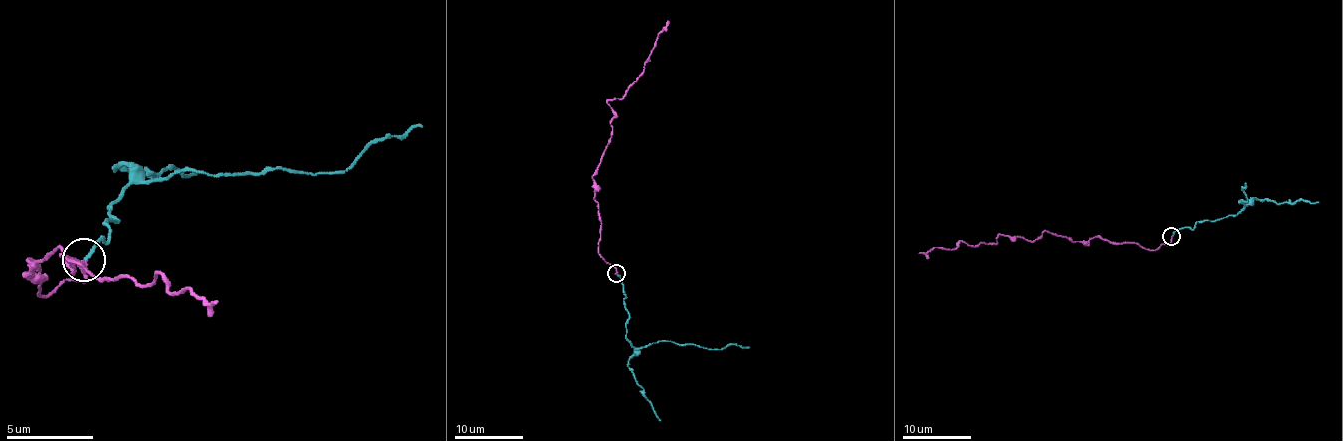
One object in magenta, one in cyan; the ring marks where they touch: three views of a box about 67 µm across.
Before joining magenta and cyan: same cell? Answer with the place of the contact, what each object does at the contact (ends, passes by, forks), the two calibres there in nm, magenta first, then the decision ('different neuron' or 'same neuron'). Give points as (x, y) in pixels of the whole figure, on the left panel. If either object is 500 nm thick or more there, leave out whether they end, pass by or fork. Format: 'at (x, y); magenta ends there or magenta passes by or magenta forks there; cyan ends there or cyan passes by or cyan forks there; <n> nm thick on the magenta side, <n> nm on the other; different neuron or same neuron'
at (83, 260); magenta ends there; cyan ends there; 180 nm thick on the magenta side, 170 nm on the other; same neuron

